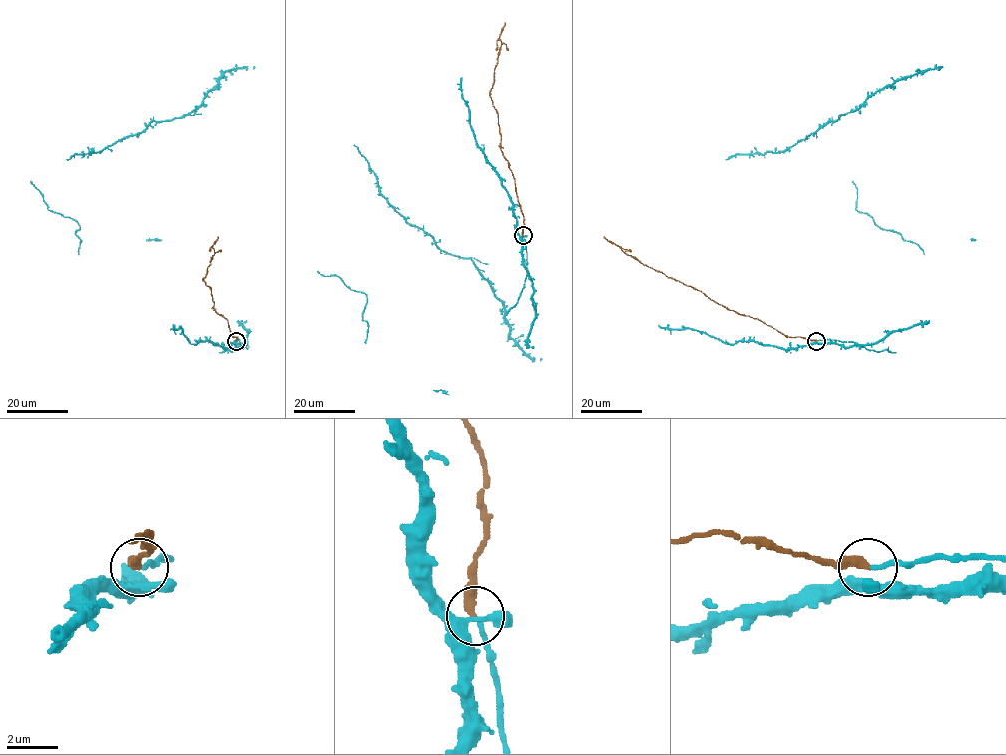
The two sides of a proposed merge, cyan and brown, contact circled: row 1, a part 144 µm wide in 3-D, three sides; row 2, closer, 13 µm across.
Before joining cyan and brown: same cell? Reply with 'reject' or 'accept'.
accept

